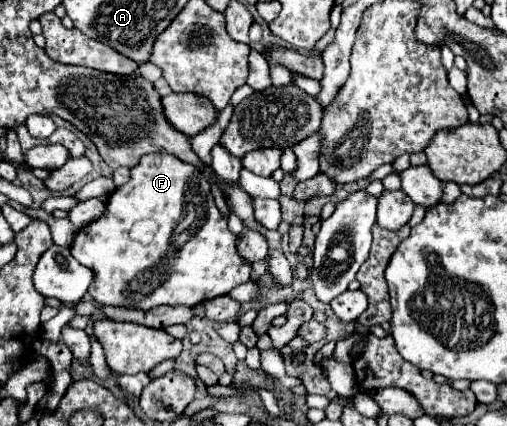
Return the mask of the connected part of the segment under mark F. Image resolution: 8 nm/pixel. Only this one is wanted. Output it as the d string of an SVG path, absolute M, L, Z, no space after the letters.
M151 153L131 169L131 179L107 197L103 215L79 229L71 245L71 255L95 273L89 293L93 293L97 305L141 311L161 305L195 307L217 295L227 295L233 287L249 281L251 265L237 253L235 239L227 229L227 219L215 205L211 183L193 165L167 153Z

